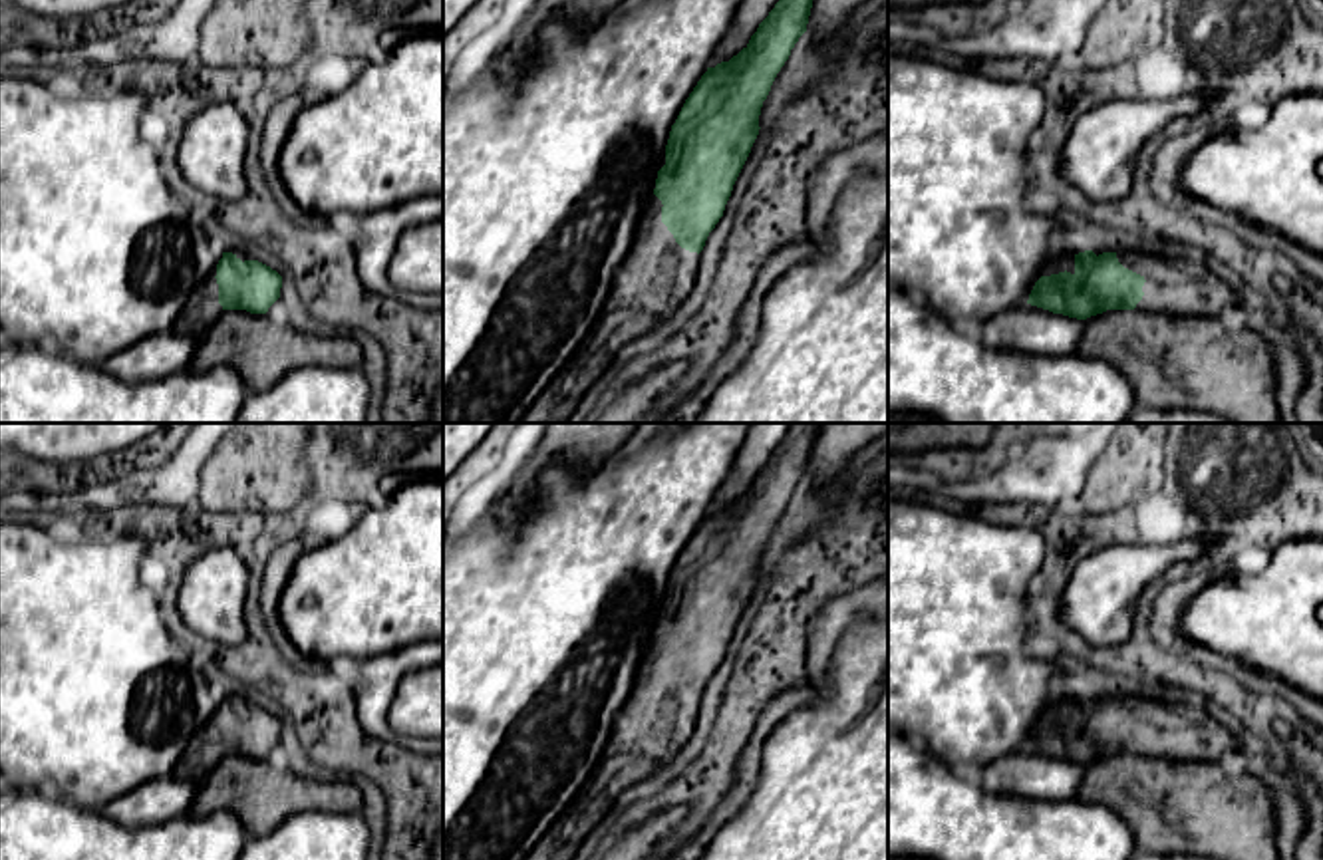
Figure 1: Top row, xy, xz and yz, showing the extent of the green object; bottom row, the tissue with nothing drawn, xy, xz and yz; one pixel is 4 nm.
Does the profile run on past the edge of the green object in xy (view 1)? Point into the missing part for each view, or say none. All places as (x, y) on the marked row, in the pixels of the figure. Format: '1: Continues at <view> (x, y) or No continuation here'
1: Continues at xy (205, 308)

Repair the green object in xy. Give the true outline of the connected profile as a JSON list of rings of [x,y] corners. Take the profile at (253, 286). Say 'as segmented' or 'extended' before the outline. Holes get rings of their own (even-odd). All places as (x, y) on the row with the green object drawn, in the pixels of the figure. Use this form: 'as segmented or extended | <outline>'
extended | [[[222,252],[217,268],[197,292],[185,326],[203,334],[222,310],[266,314],[280,298],[282,276],[258,260],[240,260]]]

